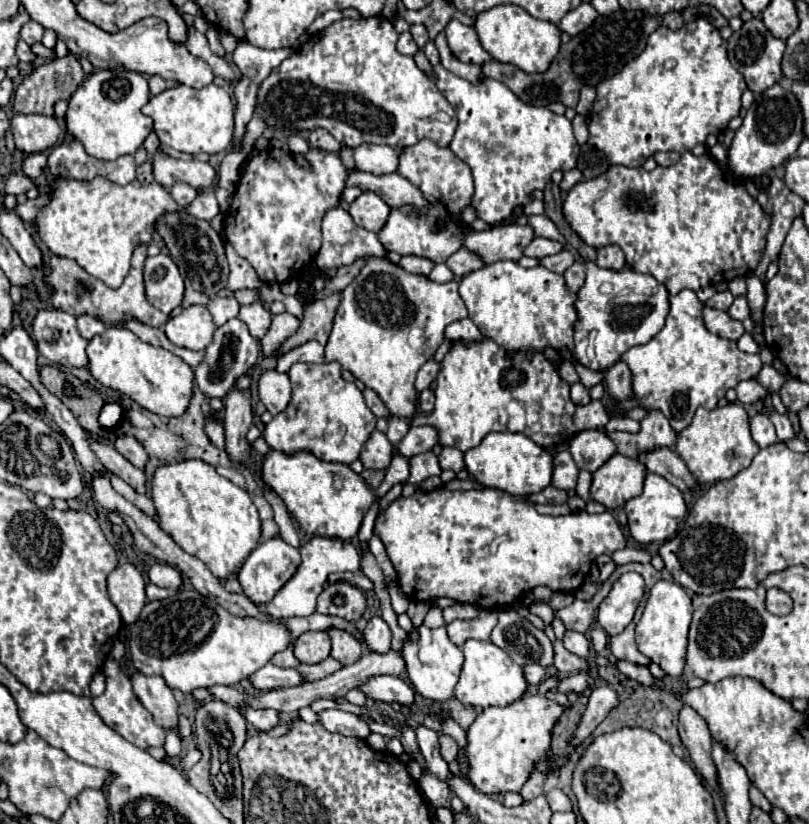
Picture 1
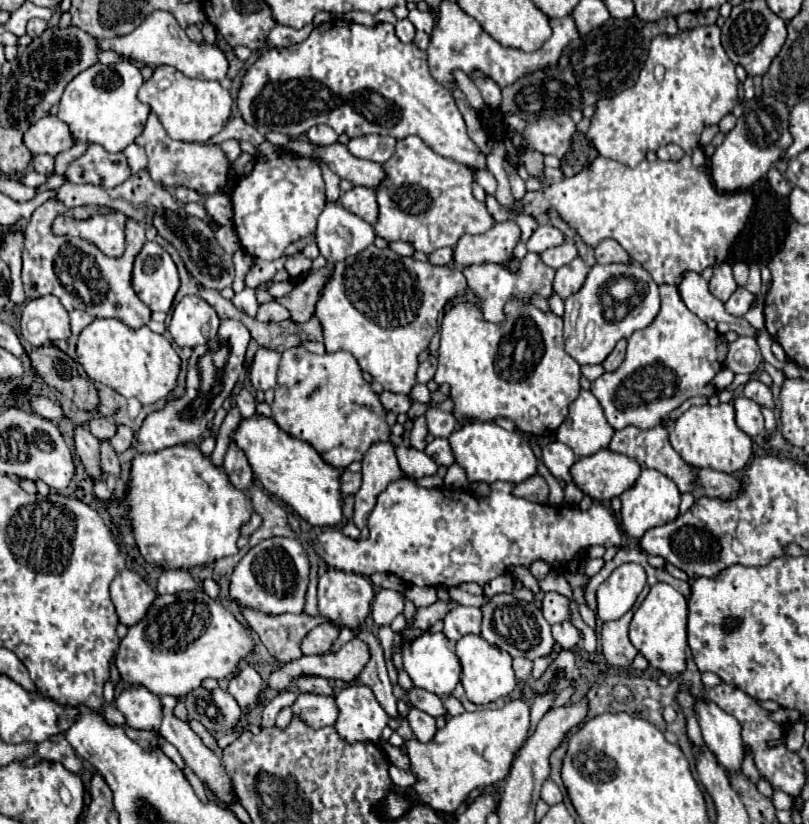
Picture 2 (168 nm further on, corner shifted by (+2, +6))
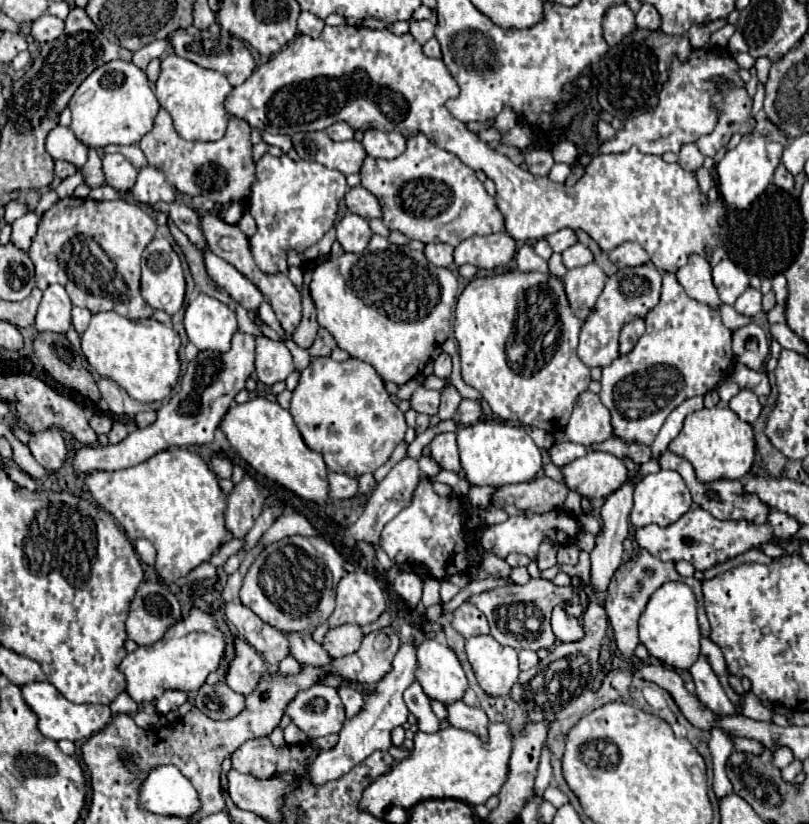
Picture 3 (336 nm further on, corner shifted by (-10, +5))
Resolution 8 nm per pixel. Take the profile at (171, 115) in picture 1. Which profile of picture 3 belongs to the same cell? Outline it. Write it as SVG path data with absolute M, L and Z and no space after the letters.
M170 53L162 61L162 71L156 81L156 99L170 113L174 121L174 129L182 139L188 141L218 141L226 133L228 111L224 109L224 101L232 93L232 85L224 75L212 69L204 69L188 59L180 59Z

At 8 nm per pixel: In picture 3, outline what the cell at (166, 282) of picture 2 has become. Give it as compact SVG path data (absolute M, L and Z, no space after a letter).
M154 239L142 255L142 297L154 309L174 315L184 303L184 289L186 281L178 253L166 239Z

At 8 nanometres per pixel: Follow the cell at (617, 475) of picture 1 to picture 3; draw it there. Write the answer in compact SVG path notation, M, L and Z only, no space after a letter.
M588 451L568 467L562 467L562 473L564 483L588 499L606 499L630 477L626 463L604 451Z

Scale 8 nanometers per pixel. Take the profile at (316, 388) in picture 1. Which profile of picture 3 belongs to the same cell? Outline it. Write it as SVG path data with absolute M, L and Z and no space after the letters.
M312 357L310 365L300 371L300 381L292 391L290 413L304 443L324 457L326 467L330 471L346 473L352 477L374 473L380 465L384 465L396 445L404 439L404 433L408 429L404 413L392 403L390 395L384 389L382 377L370 363L364 363L360 359L334 361L332 357Z

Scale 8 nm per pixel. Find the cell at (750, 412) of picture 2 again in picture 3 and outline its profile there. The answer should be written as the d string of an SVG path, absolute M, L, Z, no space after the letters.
M742 389L732 401L730 401L730 409L746 423L754 423L758 417L760 417L760 411L762 411L762 405L758 401L758 397L748 391L748 389Z

